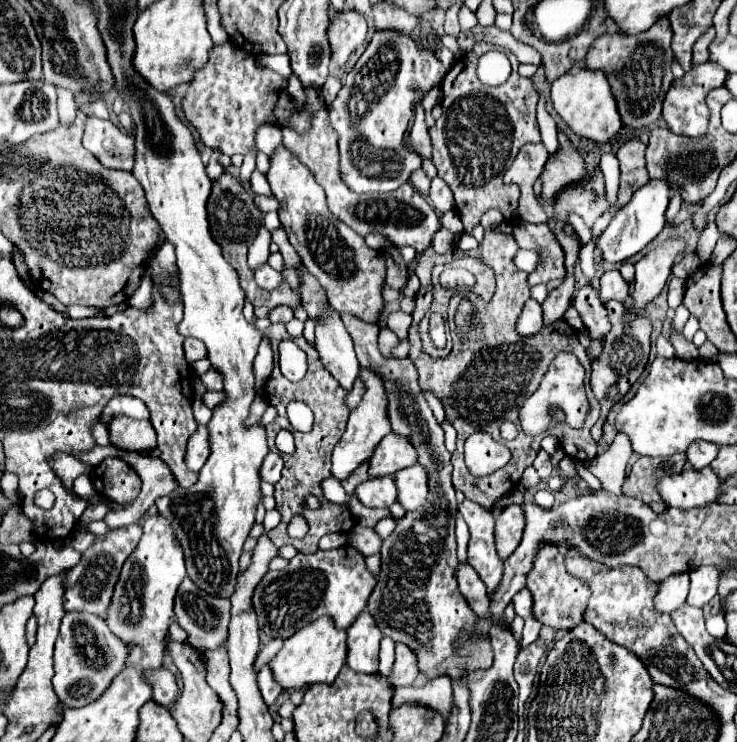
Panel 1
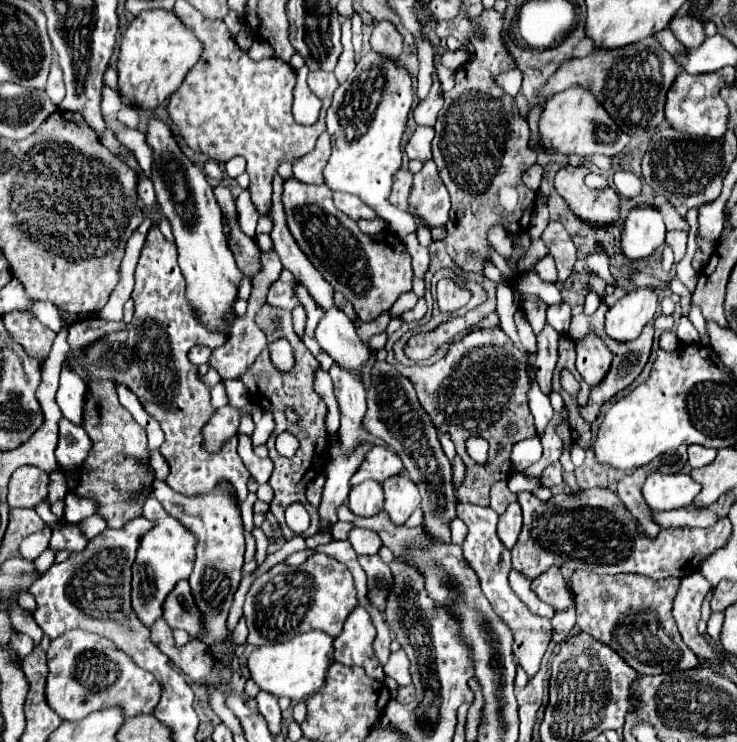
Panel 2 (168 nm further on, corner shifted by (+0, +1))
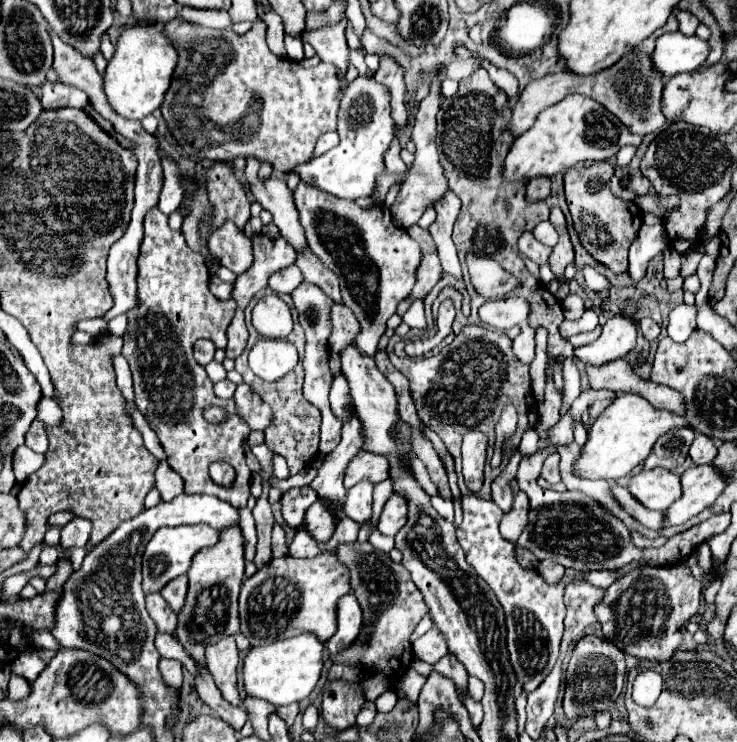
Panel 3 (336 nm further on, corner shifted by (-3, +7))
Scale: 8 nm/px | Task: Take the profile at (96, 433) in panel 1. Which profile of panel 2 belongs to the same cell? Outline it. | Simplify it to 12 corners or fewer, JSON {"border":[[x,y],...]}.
{"border":[[65,364],[57,390],[63,416],[83,426],[87,386]]}

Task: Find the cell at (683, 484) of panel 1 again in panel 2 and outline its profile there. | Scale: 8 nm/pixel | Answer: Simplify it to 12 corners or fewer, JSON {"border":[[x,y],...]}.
{"border":[[653,472],[643,498],[653,512],[691,506],[701,484]]}

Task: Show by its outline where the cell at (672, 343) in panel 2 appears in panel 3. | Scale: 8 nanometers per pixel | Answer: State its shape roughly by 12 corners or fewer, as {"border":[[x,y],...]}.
{"border":[[678,304],[668,336],[684,342],[696,330],[696,304]]}

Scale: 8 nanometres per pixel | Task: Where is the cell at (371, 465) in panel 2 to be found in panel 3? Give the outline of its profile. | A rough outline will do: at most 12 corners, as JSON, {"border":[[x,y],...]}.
{"border":[[358,452],[344,470],[344,488],[388,478],[388,460]]}

